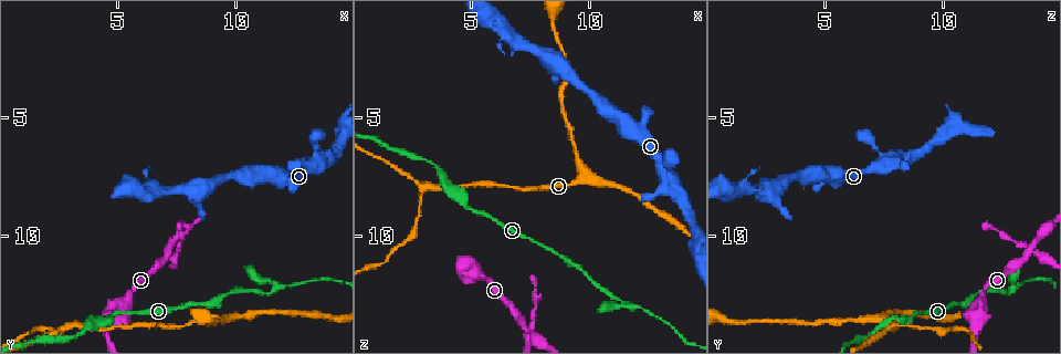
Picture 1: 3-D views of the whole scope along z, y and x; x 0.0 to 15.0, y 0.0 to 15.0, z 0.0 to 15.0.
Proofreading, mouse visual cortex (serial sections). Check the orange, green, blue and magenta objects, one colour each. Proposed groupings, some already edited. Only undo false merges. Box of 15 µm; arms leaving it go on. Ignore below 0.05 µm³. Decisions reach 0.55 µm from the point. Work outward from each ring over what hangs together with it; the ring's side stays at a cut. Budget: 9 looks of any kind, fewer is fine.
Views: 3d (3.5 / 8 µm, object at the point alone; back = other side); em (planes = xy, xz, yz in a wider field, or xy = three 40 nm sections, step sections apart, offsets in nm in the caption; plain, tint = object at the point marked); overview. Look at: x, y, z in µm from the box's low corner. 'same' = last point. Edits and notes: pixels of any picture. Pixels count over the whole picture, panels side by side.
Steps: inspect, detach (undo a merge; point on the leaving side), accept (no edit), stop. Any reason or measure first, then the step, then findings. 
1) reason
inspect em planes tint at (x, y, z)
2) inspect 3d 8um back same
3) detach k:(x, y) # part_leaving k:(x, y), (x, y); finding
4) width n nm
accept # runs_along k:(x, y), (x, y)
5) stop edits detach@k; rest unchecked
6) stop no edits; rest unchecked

three-way junction
inspect 3d 3.5um at (3.1, 13.9, 8.0)

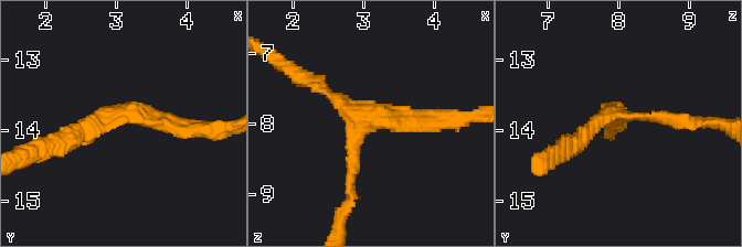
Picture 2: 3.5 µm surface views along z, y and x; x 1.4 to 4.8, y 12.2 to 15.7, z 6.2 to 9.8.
inspect em planes tint at (3.05, 13.80, 8.05)

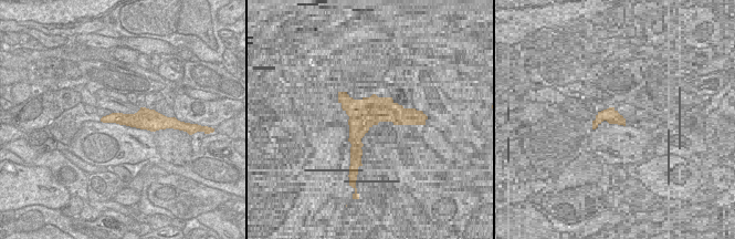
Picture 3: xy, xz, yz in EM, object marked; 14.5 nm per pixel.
cut it another way
inspect em xy step 3 tint same

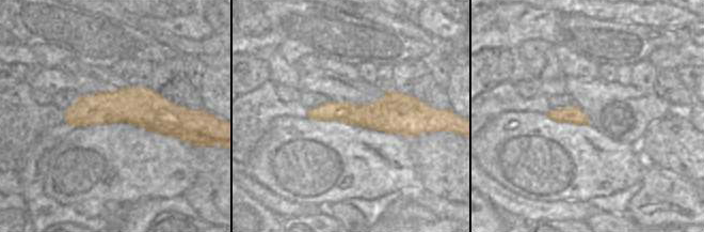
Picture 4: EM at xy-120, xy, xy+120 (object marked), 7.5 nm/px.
arms 3
accept # runs_along 2:(435, 116), (357, 132), (350, 192); all the same cell

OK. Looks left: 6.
abrupt turn
inspect 3d 3.5um at (7.2, 10.5, 13.7)

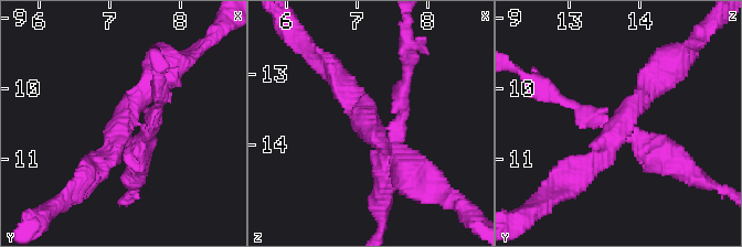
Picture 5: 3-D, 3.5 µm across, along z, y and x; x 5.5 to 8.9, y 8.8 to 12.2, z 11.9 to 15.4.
arms 4; arm_widths 200, 250, 250, 300 nm; shape alone is not enough
inspect em planes tint at (7.25, 10.45, 13.75)

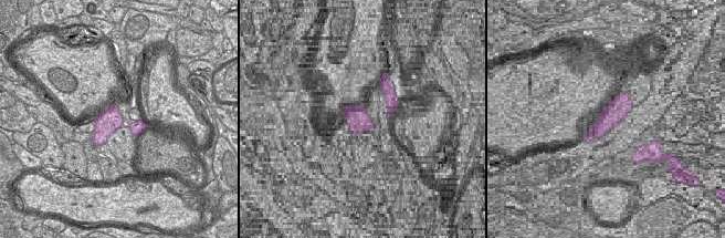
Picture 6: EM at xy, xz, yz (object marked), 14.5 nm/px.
cut it another way
inspect em xy step 5 tint same

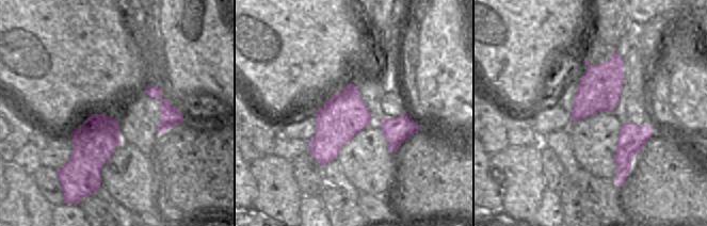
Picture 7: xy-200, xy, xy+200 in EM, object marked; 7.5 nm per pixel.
detach 5:(127, 156) # part_leaving 5:(141, 126), (131, 186); a second cell is stuck on

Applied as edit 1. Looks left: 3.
side arm on a straight run
inspect 3d 3.5um at (11.7, 12.3, 13.0)

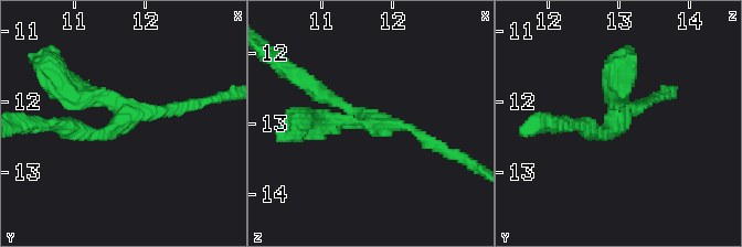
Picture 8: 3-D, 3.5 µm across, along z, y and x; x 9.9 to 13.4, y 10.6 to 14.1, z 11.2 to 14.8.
arms 3; arm_widths 150, 200, 300 nm; shape alone is not enough
inspect em xy step 1 tint at (11.75, 12.15, 13.00)

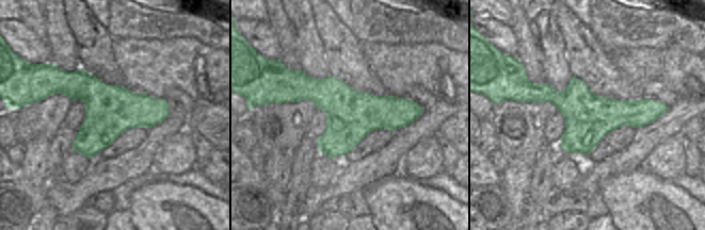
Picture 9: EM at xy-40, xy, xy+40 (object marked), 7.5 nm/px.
width 380 nm
accept # runs_along 9:(281, 99), (324, 93), (350, 112), (419, 112); continuous, no second cell

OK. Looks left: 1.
stop edits detach@5; rest unchecked

